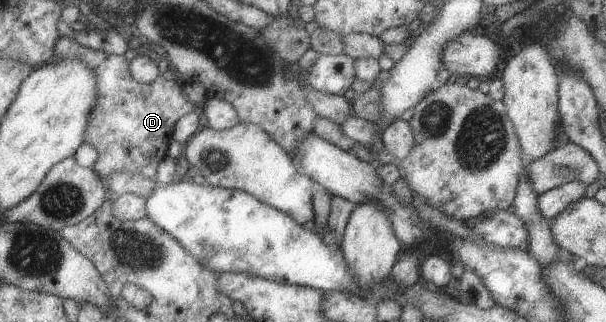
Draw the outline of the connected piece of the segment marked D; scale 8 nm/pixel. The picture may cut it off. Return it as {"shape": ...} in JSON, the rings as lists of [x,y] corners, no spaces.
{"shape":[[[67,37],[58,40],[55,50],[55,62],[78,58],[96,70],[101,94],[97,108],[91,115],[85,142],[98,152],[94,164],[97,173],[107,178],[114,172],[130,172],[156,180],[158,166],[168,156],[176,122],[196,110],[195,104],[185,93],[182,81],[179,78],[169,81],[160,76],[152,83],[141,83],[133,77],[131,62],[126,60],[126,56],[96,51]]]}

